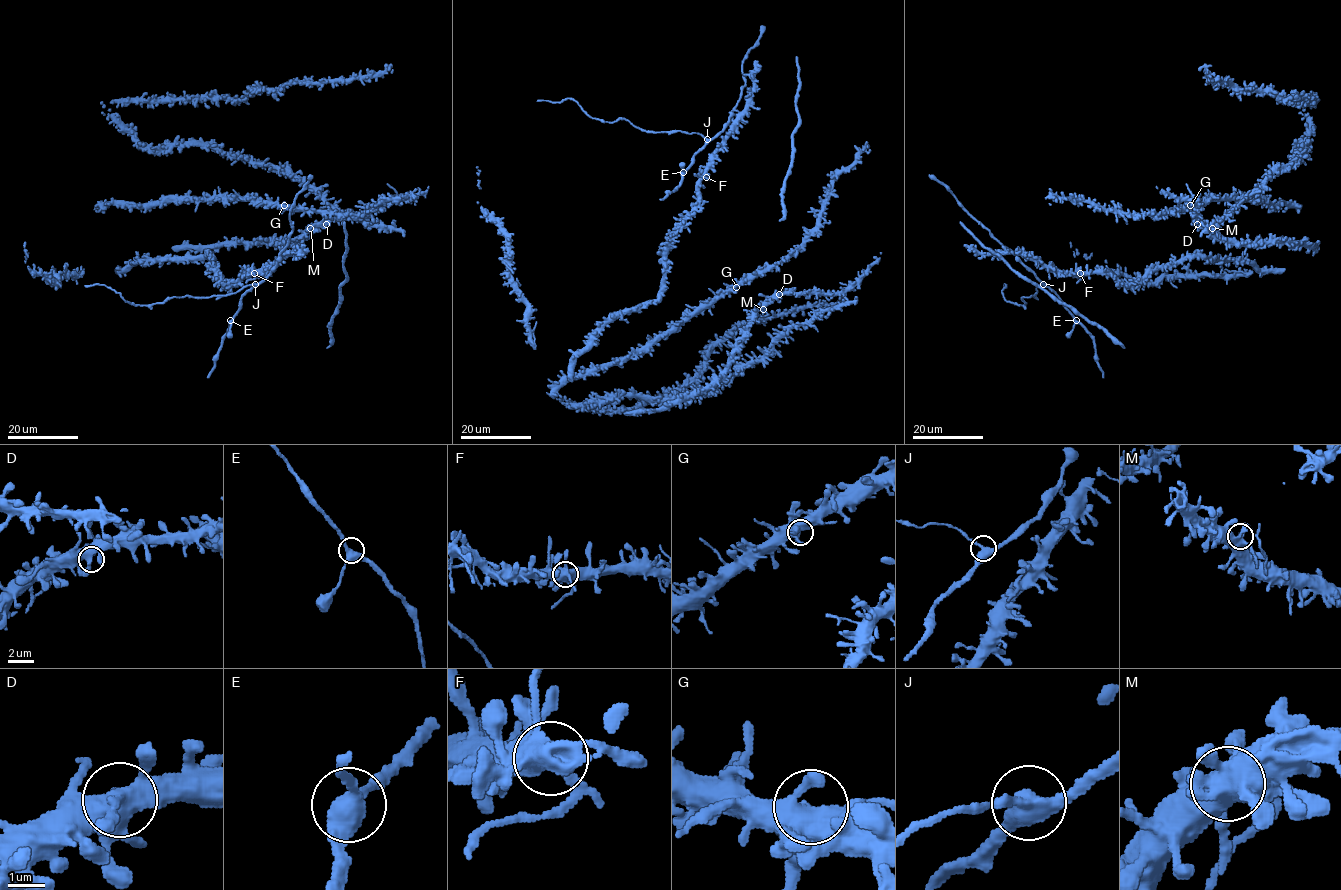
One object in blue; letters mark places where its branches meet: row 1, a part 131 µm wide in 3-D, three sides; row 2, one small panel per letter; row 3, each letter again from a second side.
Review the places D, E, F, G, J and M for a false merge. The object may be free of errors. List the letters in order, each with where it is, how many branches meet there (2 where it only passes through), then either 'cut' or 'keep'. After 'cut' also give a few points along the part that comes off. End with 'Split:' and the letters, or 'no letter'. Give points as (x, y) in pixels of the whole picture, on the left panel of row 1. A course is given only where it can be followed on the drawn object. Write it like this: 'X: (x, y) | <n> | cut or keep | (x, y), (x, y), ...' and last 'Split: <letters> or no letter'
D: (326, 224) | 3 | keep
E: (230, 320) | 3 | keep
F: (254, 273) | 3 | keep
G: (284, 205) | 3 | keep
J: (255, 284) | 3 | cut | (254, 284), (227, 295), (184, 296), (140, 305), (126, 301), (104, 285), (85, 286)
M: (310, 228) | 3 | keep
Split: J

